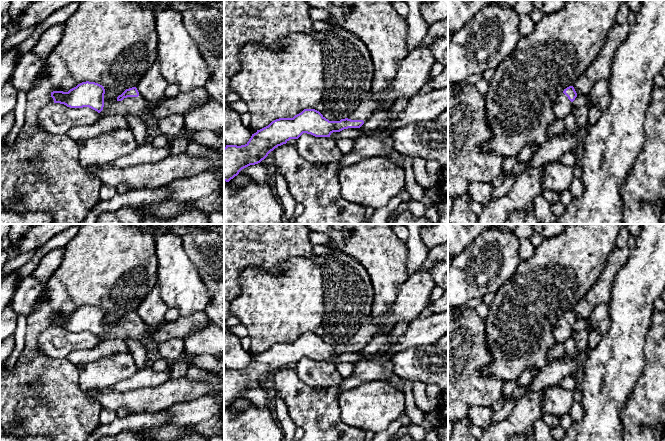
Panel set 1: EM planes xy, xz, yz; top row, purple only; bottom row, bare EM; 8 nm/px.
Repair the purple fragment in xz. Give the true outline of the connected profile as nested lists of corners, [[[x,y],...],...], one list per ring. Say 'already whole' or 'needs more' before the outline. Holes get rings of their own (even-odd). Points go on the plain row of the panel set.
needs more; [[[448,242],[429,250],[420,268],[403,283],[394,304],[382,316],[370,316],[357,333],[345,343],[329,345],[315,333],[304,333],[293,342],[279,342],[257,354],[245,369],[226,369],[224,372],[224,405],[229,406],[239,396],[260,387],[278,370],[303,357],[315,361],[330,361],[333,356],[360,352],[377,333],[388,333],[402,320],[414,320],[431,304],[431,293],[437,286],[430,269],[435,262],[448,261]]]

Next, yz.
needs more; [[[569,310],[558,319],[553,327],[553,338],[556,343],[564,344],[564,342],[572,336],[572,326],[577,321],[577,317],[573,310]]]

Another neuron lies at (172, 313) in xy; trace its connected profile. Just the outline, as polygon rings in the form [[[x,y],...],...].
[[[168,308],[165,313],[164,320],[165,321],[174,321],[175,319],[180,317],[179,310],[176,308]]]

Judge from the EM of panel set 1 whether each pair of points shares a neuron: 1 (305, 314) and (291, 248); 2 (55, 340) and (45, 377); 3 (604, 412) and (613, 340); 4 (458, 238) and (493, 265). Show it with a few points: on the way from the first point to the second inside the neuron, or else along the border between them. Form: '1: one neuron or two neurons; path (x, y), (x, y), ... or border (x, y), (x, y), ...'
1: two neurons; border (313, 254), (289, 257), (278, 274)
2: two neurons; border (37, 338), (40, 351), (50, 357), (65, 359)
3: one neuron; path (605, 394), (610, 372), (610, 358)
4: two neurons; border (480, 234), (458, 255)

